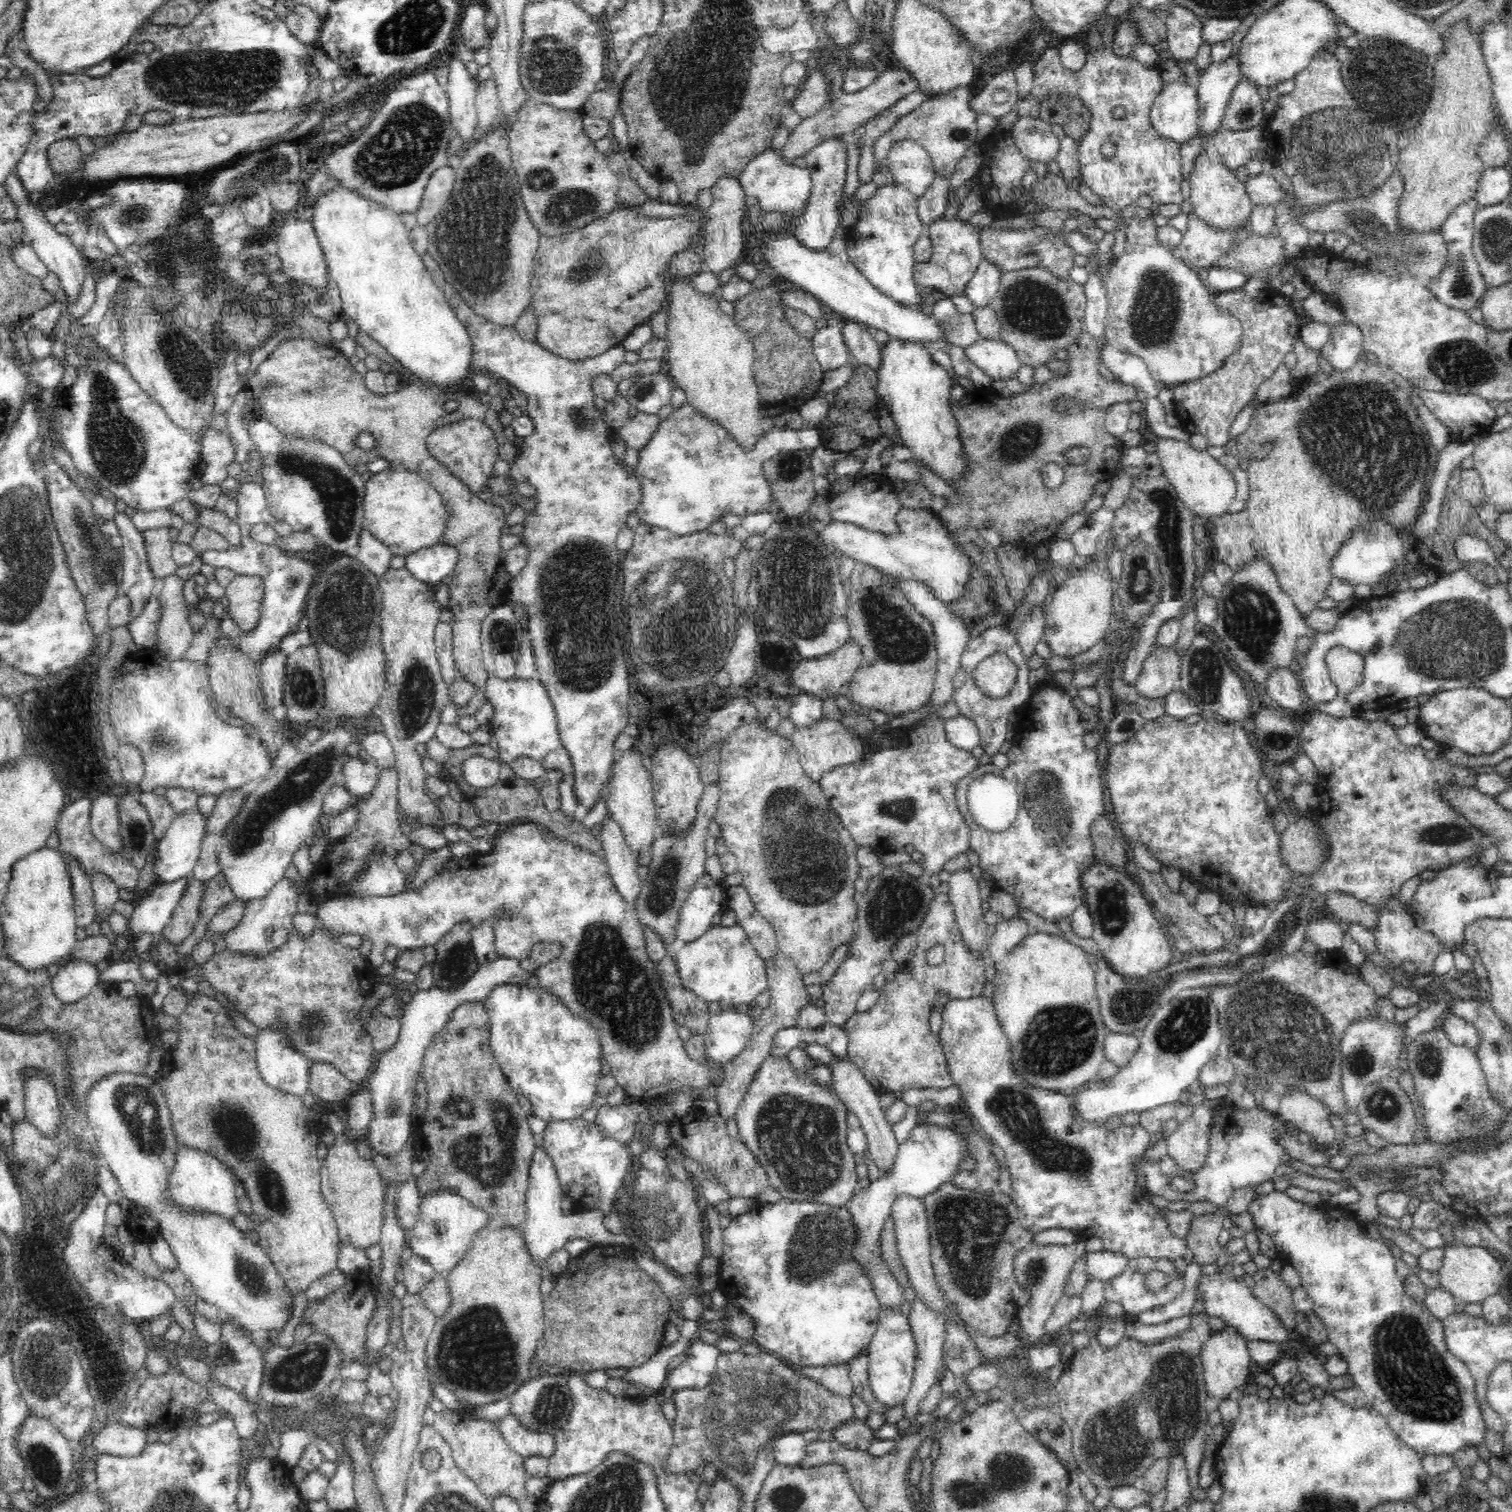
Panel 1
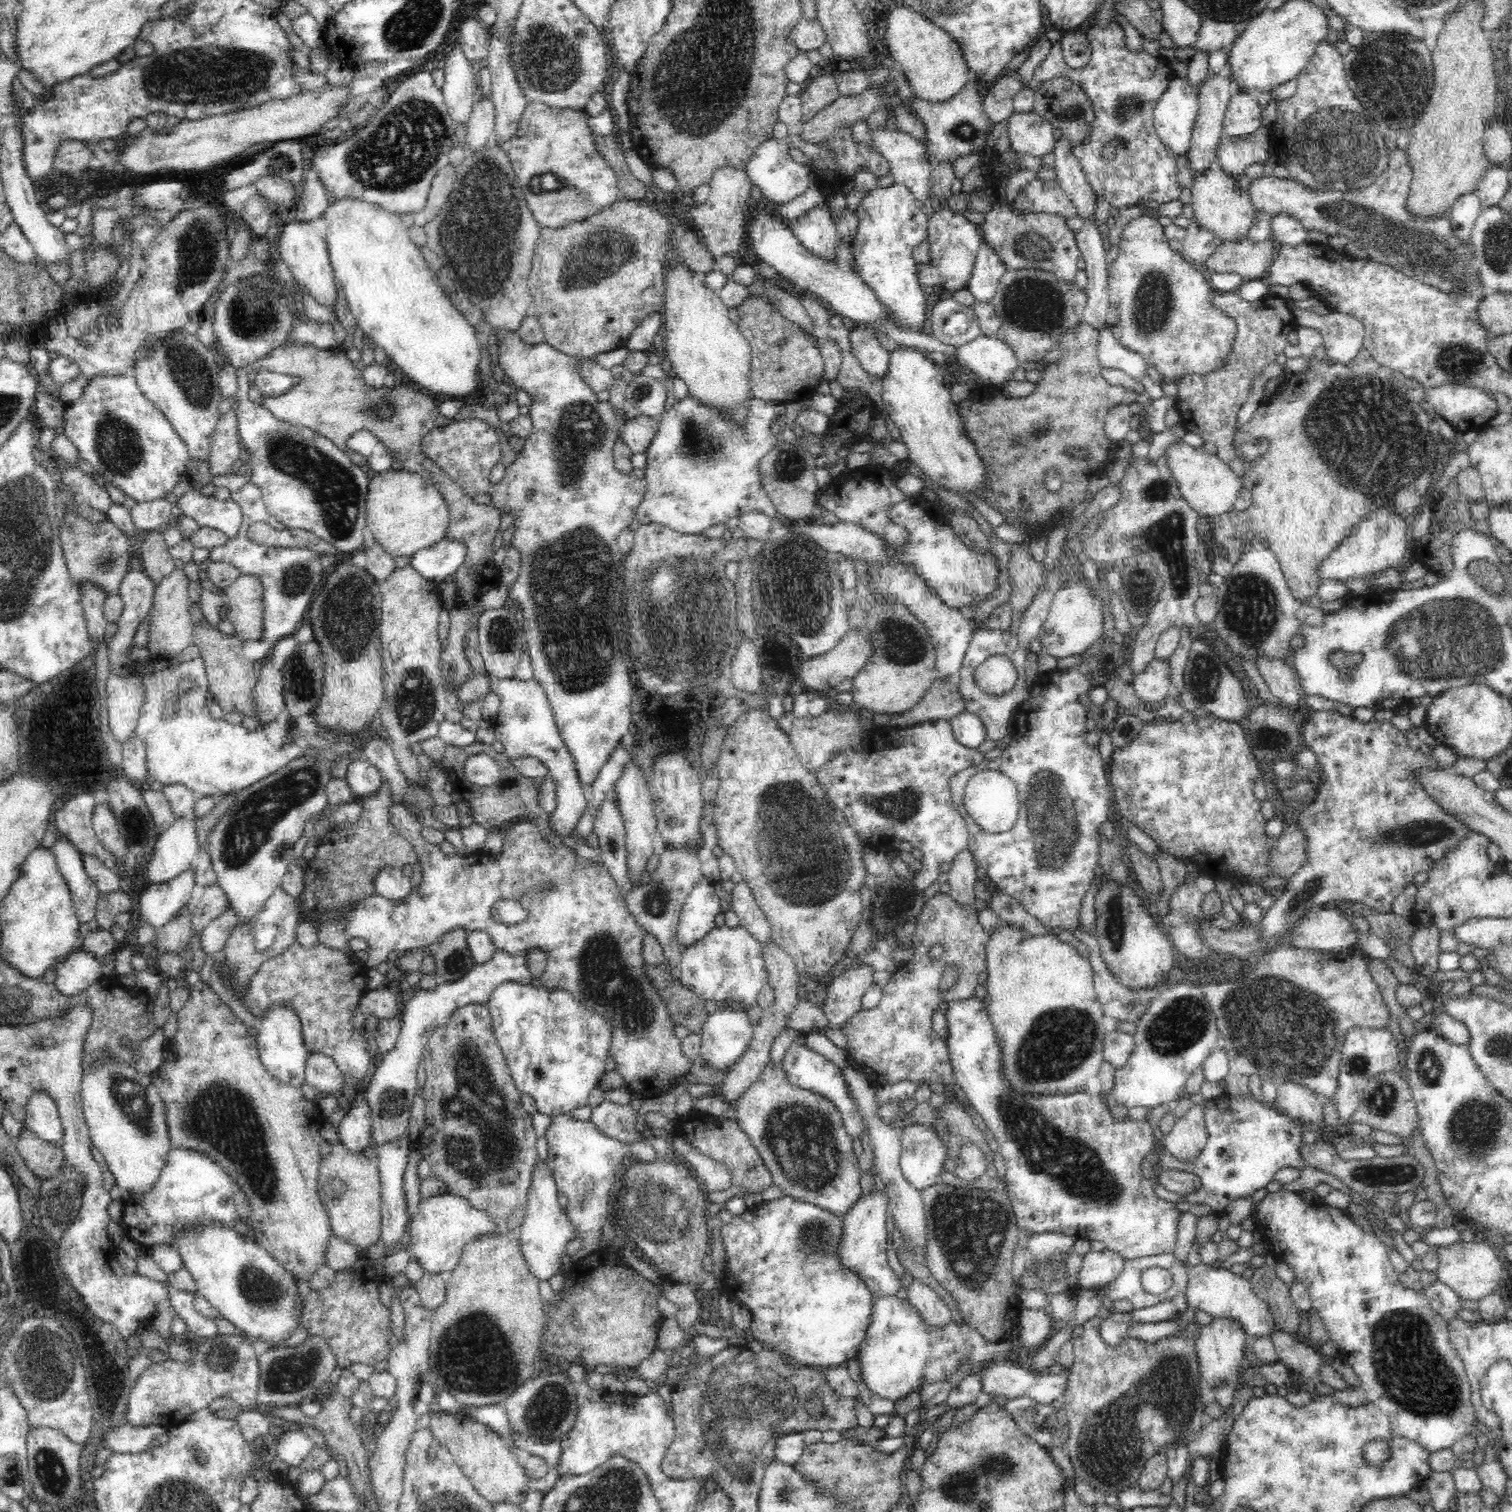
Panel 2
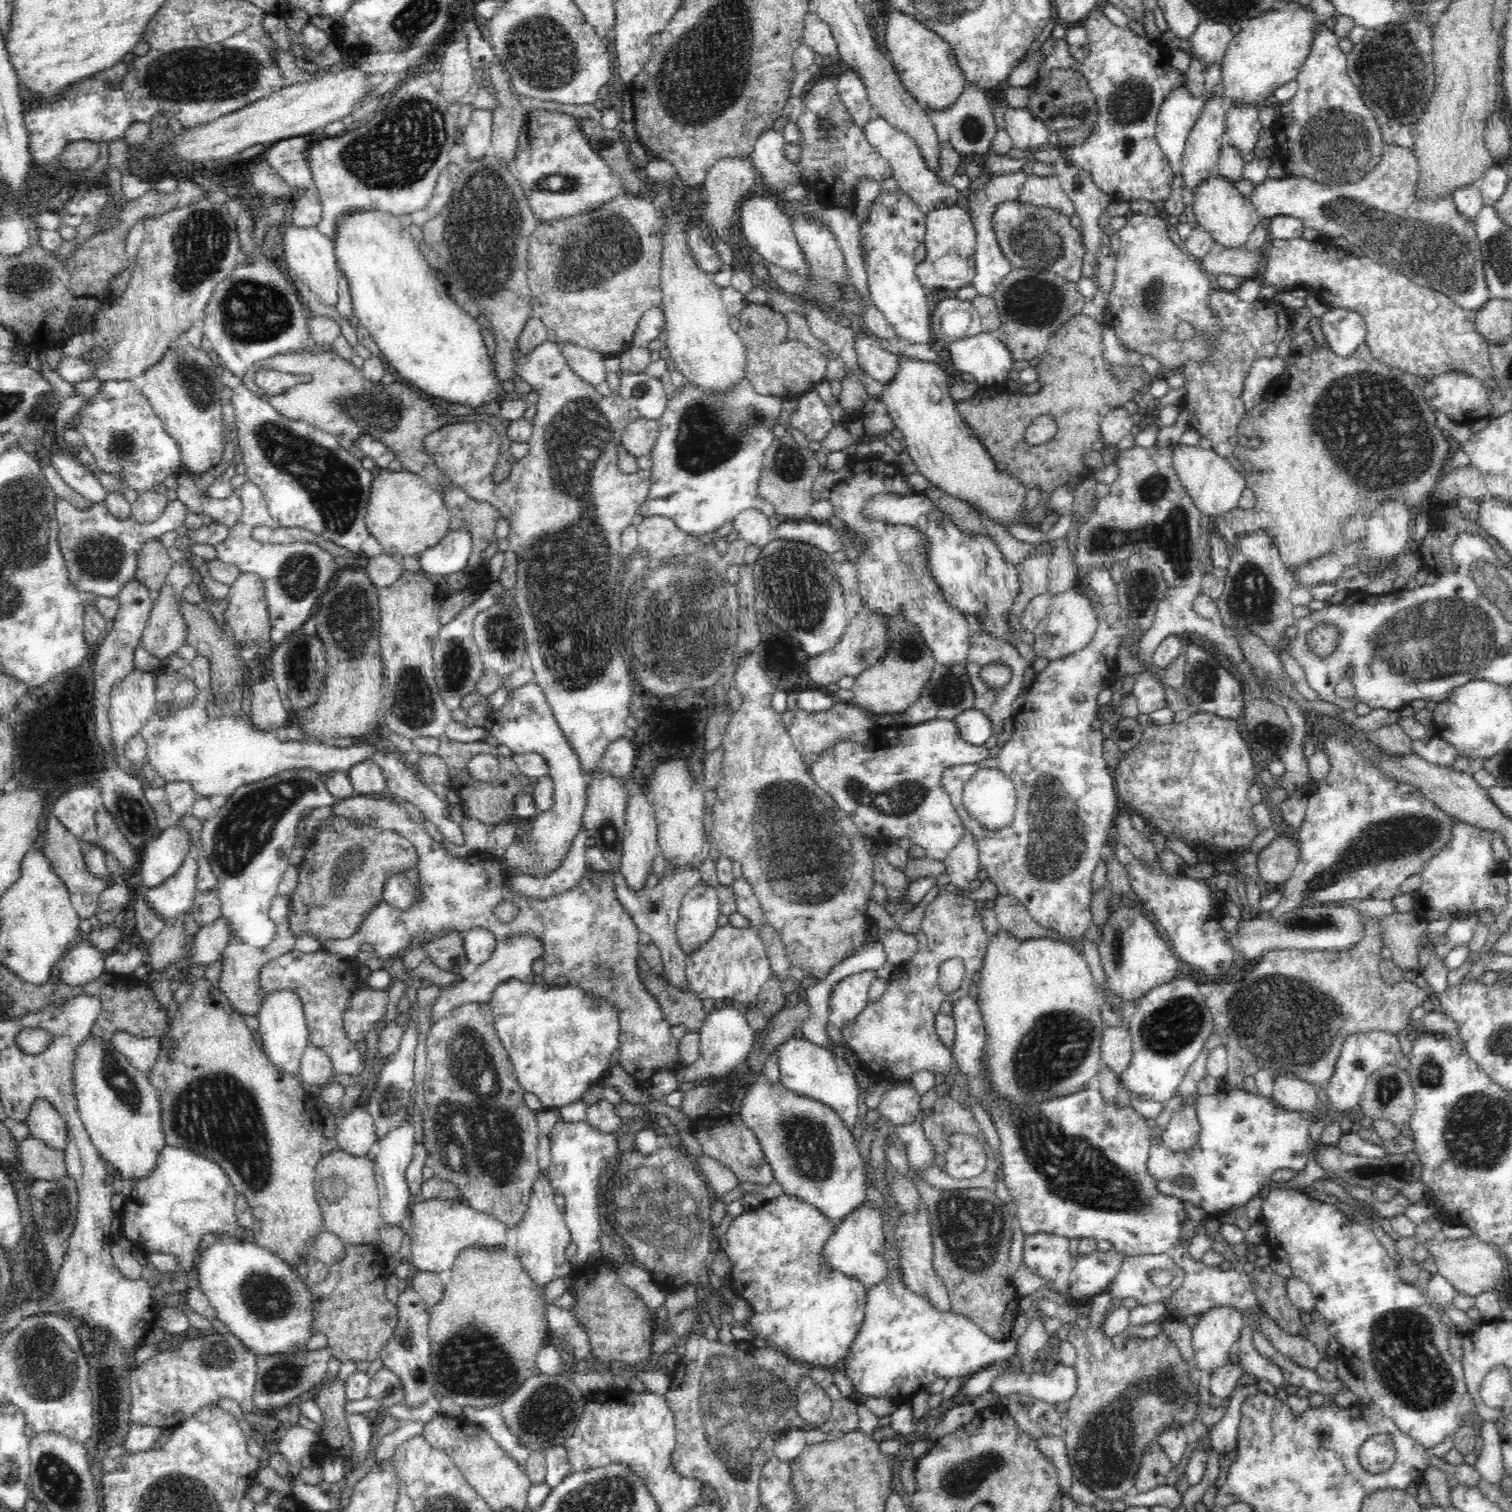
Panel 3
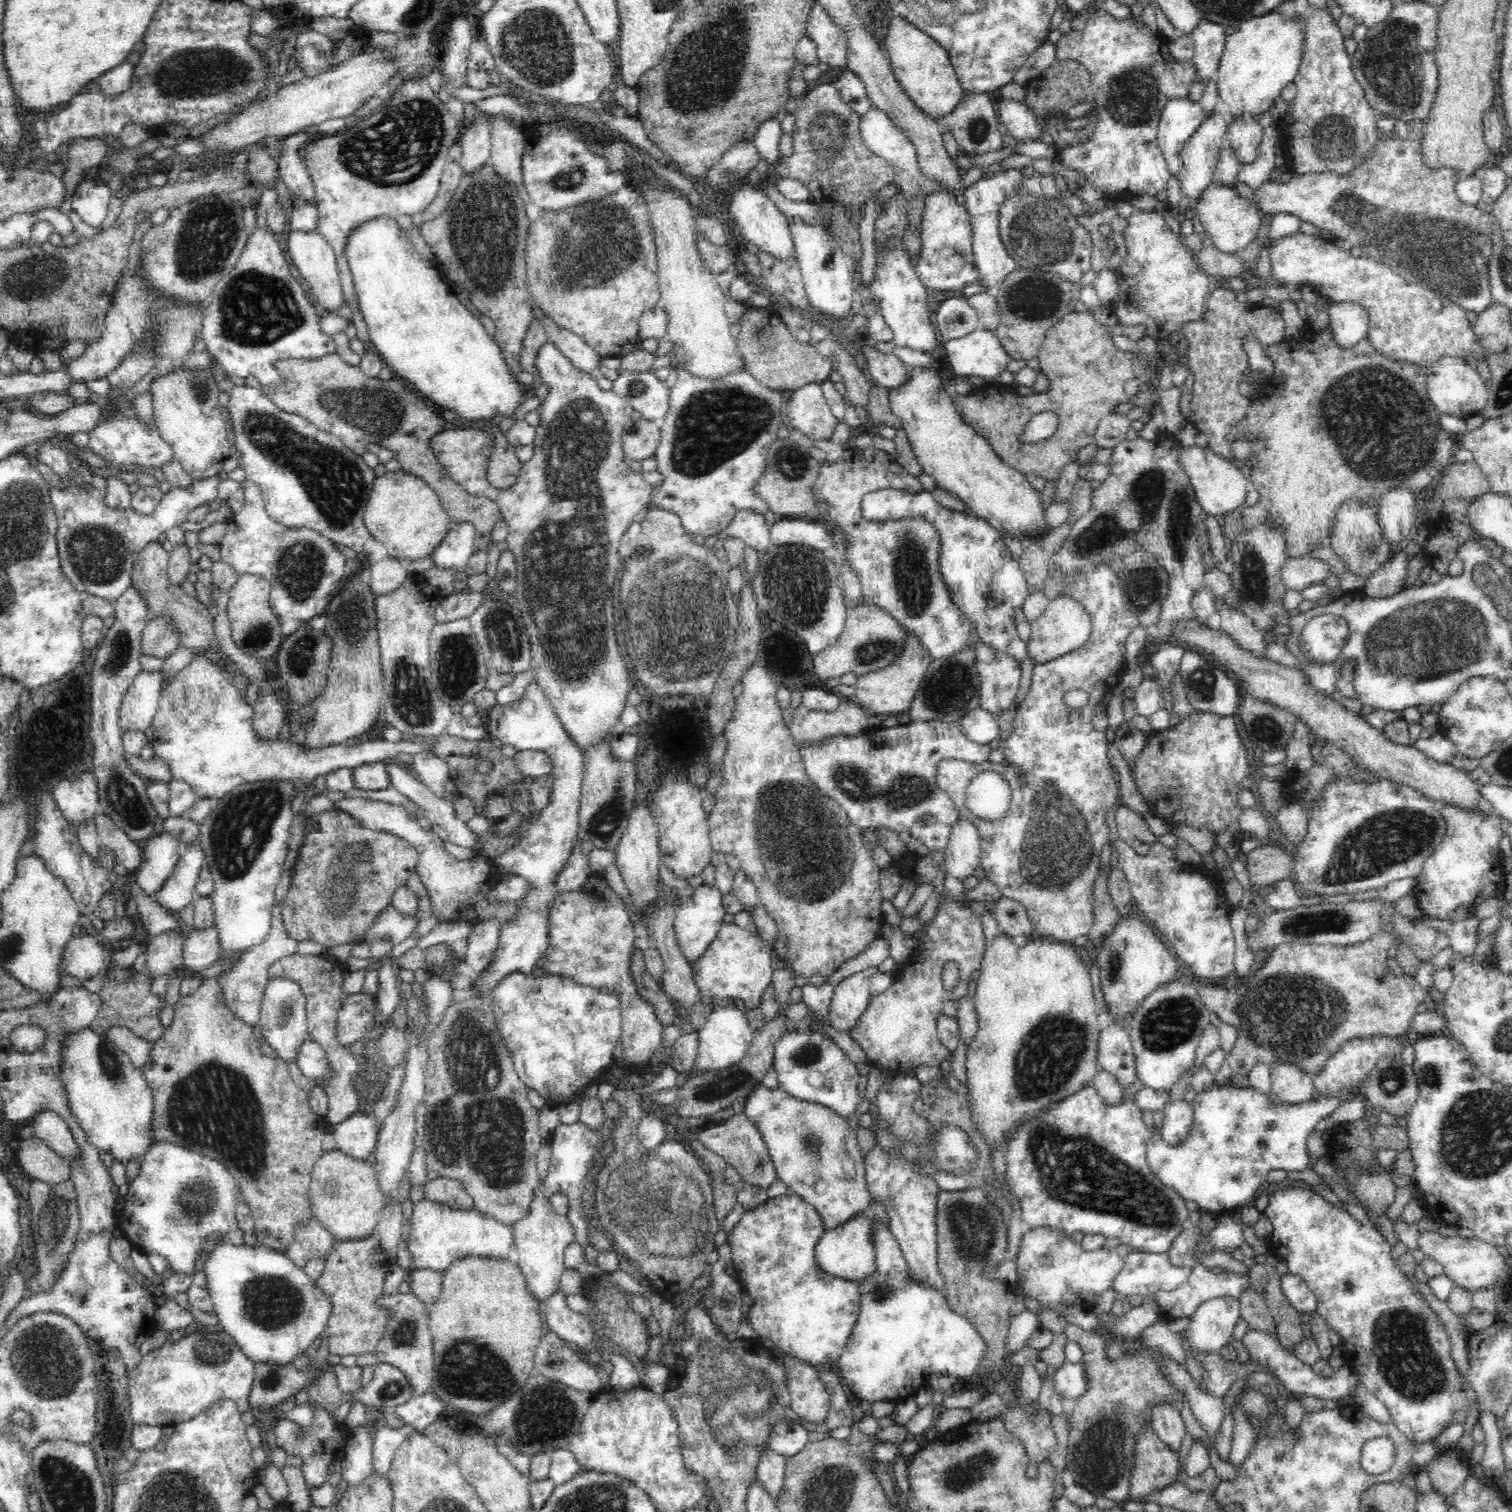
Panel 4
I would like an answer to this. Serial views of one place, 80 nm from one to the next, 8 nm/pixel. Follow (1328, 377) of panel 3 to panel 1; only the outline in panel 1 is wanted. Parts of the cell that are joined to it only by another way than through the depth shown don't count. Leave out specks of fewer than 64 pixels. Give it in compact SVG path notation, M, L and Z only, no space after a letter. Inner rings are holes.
M1363 351L1360 353L1358 364L1354 365L1351 370L1345 372L1332 372L1332 374L1314 374L1310 376L1312 380L1306 384L1304 382L1304 390L1312 390L1312 392L1298 392L1296 396L1278 400L1274 404L1266 404L1266 406L1256 412L1248 425L1247 430L1240 434L1237 438L1230 439L1223 449L1226 455L1238 456L1244 462L1248 463L1246 472L1249 480L1249 499L1248 506L1242 512L1226 513L1216 521L1215 533L1212 534L1213 546L1216 547L1216 558L1214 563L1219 561L1230 566L1233 572L1238 572L1242 568L1246 568L1254 556L1264 556L1265 560L1269 560L1269 564L1276 572L1279 587L1288 593L1298 612L1305 619L1314 608L1318 608L1318 602L1326 598L1326 590L1330 586L1333 578L1330 573L1330 562L1334 558L1337 550L1345 544L1350 538L1360 522L1370 522L1376 518L1386 520L1388 525L1394 525L1396 529L1406 532L1410 531L1414 522L1417 520L1422 503L1422 484L1424 484L1424 476L1426 476L1426 464L1428 464L1428 434L1424 424L1420 422L1420 418L1414 412L1414 406L1408 402L1408 394L1416 391L1410 386L1406 379L1400 374L1393 373L1389 367L1379 362L1375 355ZM1272 444L1272 450L1266 454L1261 460L1252 459L1253 453L1258 453L1262 445Z

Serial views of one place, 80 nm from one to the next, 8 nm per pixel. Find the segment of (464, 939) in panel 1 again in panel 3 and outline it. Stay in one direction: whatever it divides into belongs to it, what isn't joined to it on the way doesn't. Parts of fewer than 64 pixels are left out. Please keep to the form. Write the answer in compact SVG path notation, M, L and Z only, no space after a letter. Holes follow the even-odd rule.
M452 931L448 936L434 939L422 947L427 957L431 958L438 968L452 972L452 974L459 974L468 963L463 935L458 931Z

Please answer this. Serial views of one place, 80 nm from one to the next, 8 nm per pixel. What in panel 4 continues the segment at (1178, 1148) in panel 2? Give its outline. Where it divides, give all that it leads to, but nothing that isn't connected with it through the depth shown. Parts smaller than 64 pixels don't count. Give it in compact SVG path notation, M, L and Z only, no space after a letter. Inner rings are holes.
M1187 1098L1168 1102L1163 1108L1165 1117L1163 1118L1162 1130L1160 1131L1162 1142L1170 1145L1184 1142L1190 1137L1194 1109L1191 1101Z

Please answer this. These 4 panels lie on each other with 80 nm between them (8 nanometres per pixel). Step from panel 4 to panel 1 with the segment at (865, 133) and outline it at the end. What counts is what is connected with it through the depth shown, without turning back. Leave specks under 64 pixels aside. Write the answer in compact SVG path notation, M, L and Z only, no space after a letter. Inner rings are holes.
M910 137L898 139L888 150L891 183L906 187L918 199L937 176L930 155Z

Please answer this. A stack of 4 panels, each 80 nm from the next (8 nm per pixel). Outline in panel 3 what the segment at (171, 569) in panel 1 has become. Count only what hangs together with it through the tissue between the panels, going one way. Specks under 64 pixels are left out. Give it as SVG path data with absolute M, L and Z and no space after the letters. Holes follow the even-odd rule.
M150 539L139 552L134 576L150 589L152 600L156 601L170 568L172 568L172 560L166 546L160 539Z

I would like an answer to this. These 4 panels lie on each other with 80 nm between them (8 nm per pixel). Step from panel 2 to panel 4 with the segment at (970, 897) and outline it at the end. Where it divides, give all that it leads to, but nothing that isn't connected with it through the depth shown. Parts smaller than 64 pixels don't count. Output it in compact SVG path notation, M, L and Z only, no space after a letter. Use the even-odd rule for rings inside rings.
M961 818L954 822L946 854L946 872L964 882L979 866L981 838L976 825Z

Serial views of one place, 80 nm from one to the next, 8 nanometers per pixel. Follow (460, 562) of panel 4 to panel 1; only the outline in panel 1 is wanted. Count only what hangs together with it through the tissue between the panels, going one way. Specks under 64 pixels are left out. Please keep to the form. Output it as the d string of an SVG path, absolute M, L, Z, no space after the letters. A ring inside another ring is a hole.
M434 544L430 548L421 548L405 557L405 568L418 580L436 585L450 575L460 560L456 545Z

